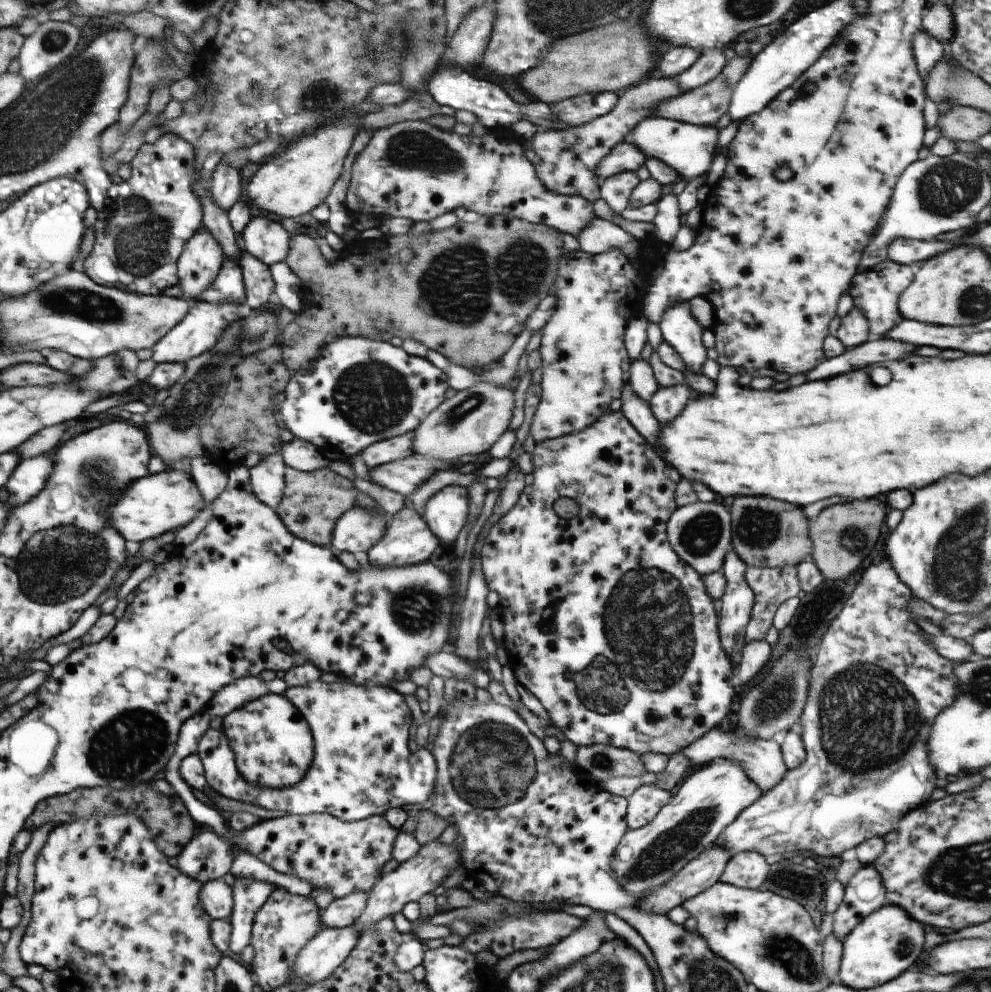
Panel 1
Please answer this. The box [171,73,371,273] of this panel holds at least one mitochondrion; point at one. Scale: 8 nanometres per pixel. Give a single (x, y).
(321, 95)

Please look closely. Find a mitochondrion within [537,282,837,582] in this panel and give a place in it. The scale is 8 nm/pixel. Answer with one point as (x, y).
(760, 528)

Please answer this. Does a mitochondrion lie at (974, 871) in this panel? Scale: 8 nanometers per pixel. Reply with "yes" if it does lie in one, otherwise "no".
yes

